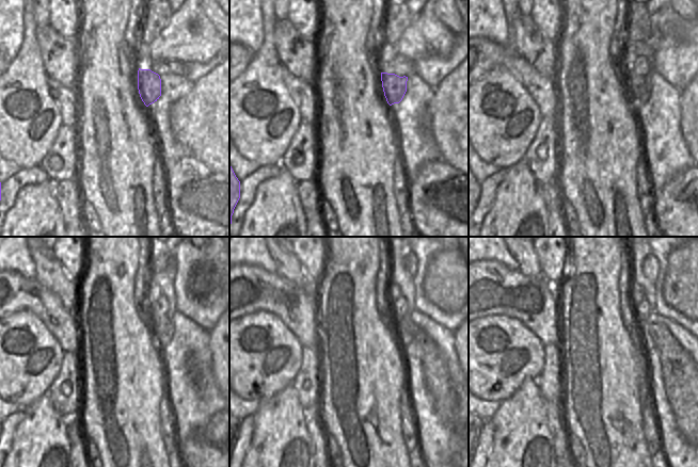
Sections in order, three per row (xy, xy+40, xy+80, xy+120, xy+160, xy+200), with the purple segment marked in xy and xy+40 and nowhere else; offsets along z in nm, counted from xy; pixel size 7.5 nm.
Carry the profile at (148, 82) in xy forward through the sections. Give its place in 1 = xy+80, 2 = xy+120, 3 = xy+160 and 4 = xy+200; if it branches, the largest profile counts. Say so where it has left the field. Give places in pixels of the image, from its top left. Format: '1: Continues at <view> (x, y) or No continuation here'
1: Continues at xy+80 (639, 87)
2: Continues at xy+120 (162, 326)
3: Continues at xy+160 (446, 435)
4: Continues at xy+200 (685, 412)

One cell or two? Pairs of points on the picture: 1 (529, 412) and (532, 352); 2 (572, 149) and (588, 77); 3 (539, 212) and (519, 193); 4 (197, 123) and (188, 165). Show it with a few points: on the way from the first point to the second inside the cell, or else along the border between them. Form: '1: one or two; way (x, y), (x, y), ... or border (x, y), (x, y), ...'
1: two; border (534, 377), (528, 377), (512, 396)
2: one; way (588, 131), (588, 95)
3: one; way (534, 208), (524, 198)
4: two; border (191, 156), (212, 170)

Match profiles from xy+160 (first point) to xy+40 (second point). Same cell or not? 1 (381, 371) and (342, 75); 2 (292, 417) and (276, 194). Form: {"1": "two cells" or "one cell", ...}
{"1": "one cell", "2": "one cell"}

